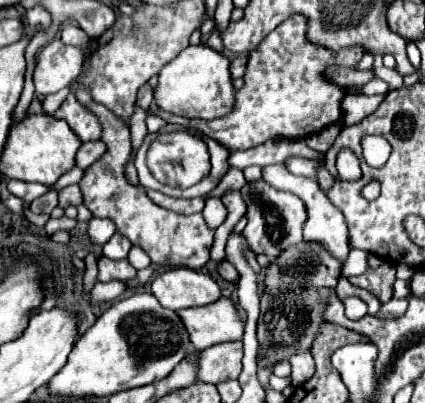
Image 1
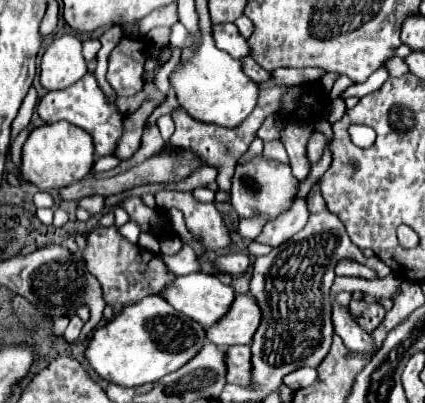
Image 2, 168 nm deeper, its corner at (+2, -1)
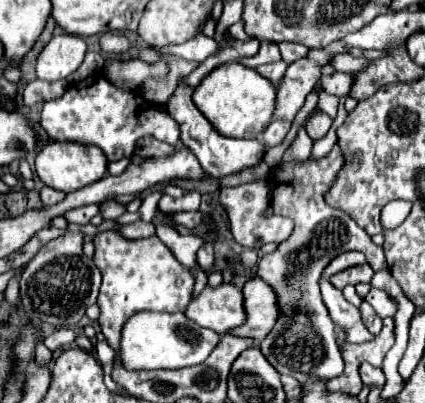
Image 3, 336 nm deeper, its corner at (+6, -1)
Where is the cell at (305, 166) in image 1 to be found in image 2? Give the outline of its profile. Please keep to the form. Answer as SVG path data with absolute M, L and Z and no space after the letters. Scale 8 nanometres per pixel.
M267 142L265 144L265 150L263 150L263 156L267 158L267 160L275 160L275 162L279 162L279 164L289 164L289 156L287 156L287 152L285 152L285 148L283 148L283 144L281 142Z

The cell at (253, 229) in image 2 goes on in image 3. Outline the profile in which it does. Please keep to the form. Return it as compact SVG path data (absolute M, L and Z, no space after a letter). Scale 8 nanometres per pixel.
M307 120L304 122L302 127L298 131L295 140L285 151L281 160L282 164L293 160L303 161L310 157L313 146L313 140L308 136L307 133L305 133L306 122Z

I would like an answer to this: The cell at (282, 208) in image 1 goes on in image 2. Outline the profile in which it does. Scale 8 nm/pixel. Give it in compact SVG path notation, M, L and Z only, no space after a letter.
M263 156L237 166L233 176L233 188L231 188L231 206L239 214L239 218L253 218L253 216L267 216L269 222L273 222L277 216L287 212L299 192L297 178L291 174L291 168L285 164L273 164L265 160Z

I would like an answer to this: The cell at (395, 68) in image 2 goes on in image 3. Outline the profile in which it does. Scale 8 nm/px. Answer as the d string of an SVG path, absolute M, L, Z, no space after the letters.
M337 54L337 56L333 56L333 60L331 60L331 66L335 68L335 72L359 72L359 70L363 70L365 66L369 64L369 60L365 60L365 58L355 58L355 56L351 56L351 54Z

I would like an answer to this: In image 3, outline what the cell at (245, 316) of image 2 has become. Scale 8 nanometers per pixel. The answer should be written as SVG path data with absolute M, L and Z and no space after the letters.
M253 276L251 280L245 282L243 294L245 294L245 312L249 312L249 320L241 328L235 328L231 334L263 340L279 318L277 294L273 286L269 286L259 276Z

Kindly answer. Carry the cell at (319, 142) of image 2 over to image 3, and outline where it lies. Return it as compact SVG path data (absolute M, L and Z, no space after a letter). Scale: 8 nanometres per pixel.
M315 108L315 110L311 112L307 124L305 124L305 130L307 130L307 134L309 134L313 140L317 140L317 138L323 138L323 136L327 134L327 130L331 128L331 124L333 124L333 118Z

